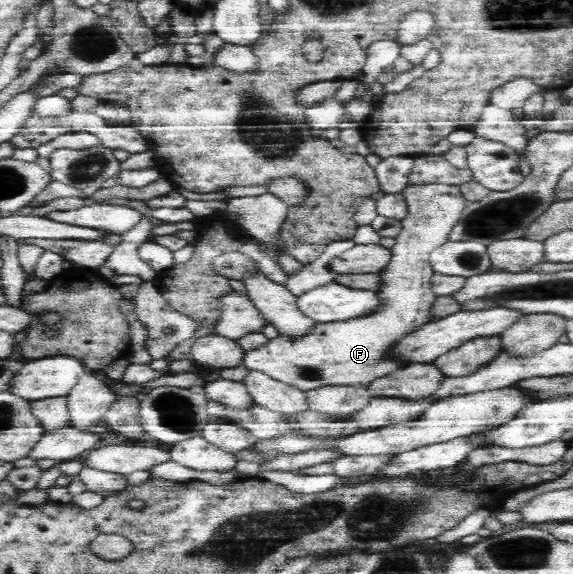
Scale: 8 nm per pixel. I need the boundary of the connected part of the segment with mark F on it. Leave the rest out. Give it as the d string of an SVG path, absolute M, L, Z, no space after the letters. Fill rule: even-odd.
M430 183L423 185L414 185L404 188L401 193L404 195L404 200L406 201L407 206L407 215L401 220L402 229L398 236L395 237L395 245L392 247L392 262L390 262L390 266L386 268L382 272L382 279L384 279L384 288L381 288L382 297L384 299L388 299L388 305L386 305L381 311L378 312L376 316L368 316L368 318L358 318L358 320L346 320L346 322L332 322L332 324L322 324L319 323L316 326L316 330L310 334L310 336L306 336L306 338L283 338L282 335L279 336L278 339L270 341L268 346L264 348L259 348L256 350L251 350L245 352L245 357L243 358L243 363L248 366L252 371L260 371L272 378L275 381L280 381L290 386L294 386L299 390L304 392L310 392L310 390L318 390L322 388L326 388L326 386L360 386L365 390L368 390L370 386L373 385L374 381L377 381L379 378L386 378L392 376L392 374L413 365L414 363L424 363L424 362L413 362L413 360L409 360L409 358L403 358L403 356L399 356L397 354L397 346L400 341L403 341L404 338L410 338L412 334L416 334L416 332L420 332L426 326L430 326L432 322L436 322L438 317L434 317L434 304L436 304L436 300L438 300L438 296L432 291L430 280L432 276L435 274L434 268L432 267L432 263L430 263L430 256L432 256L433 251L438 249L439 246L446 244L450 240L450 233L454 226L457 225L457 222L462 218L462 213L466 208L466 205L469 203L469 200L461 193L461 188L459 185L454 185L450 183Z

